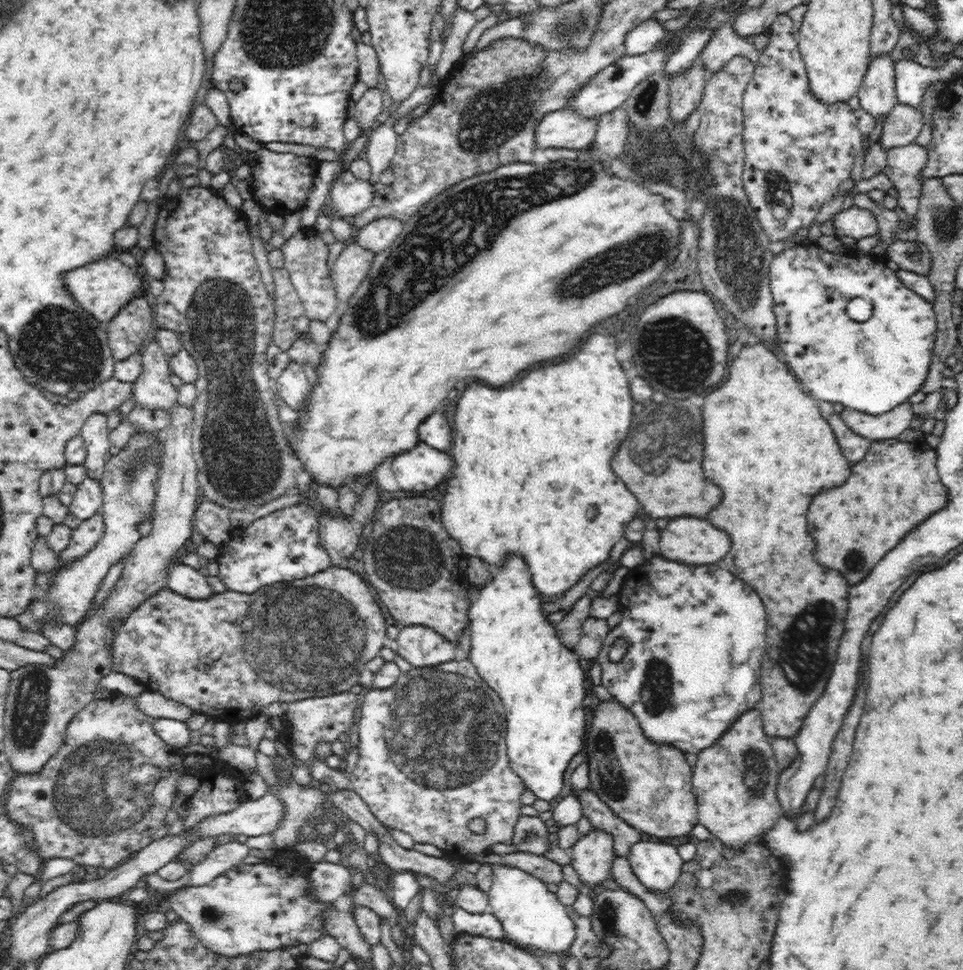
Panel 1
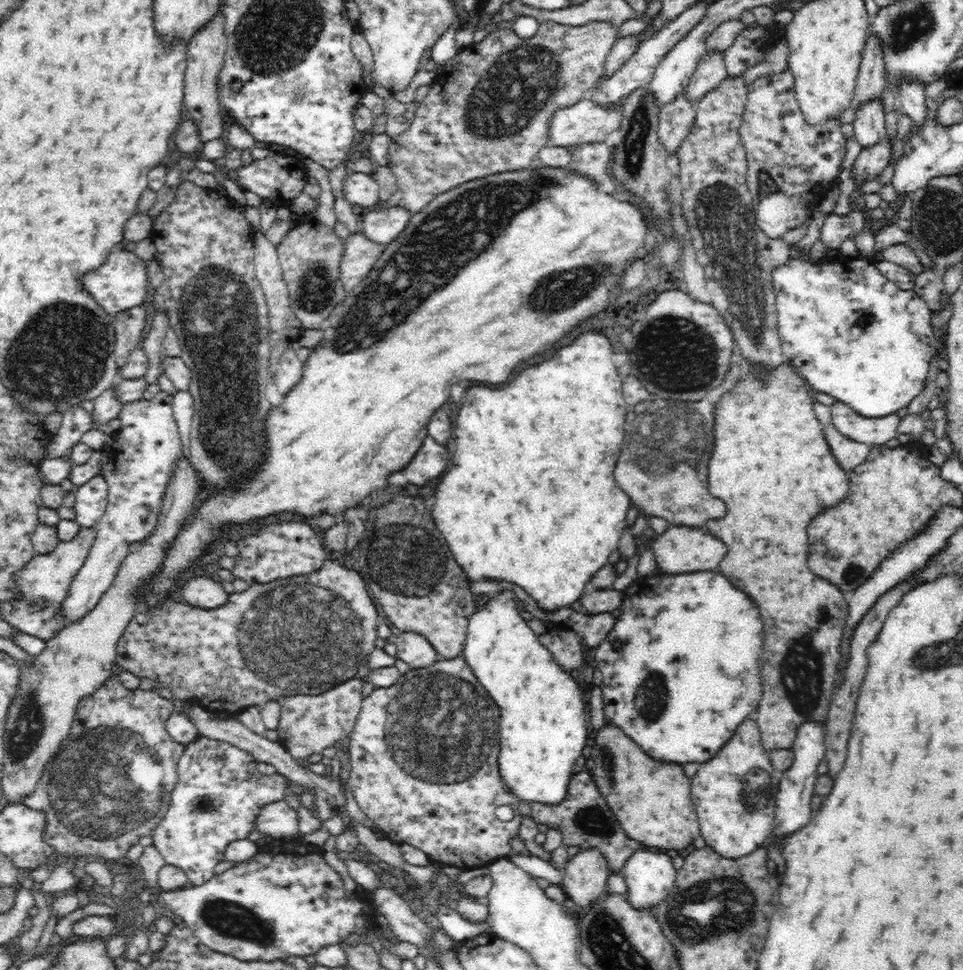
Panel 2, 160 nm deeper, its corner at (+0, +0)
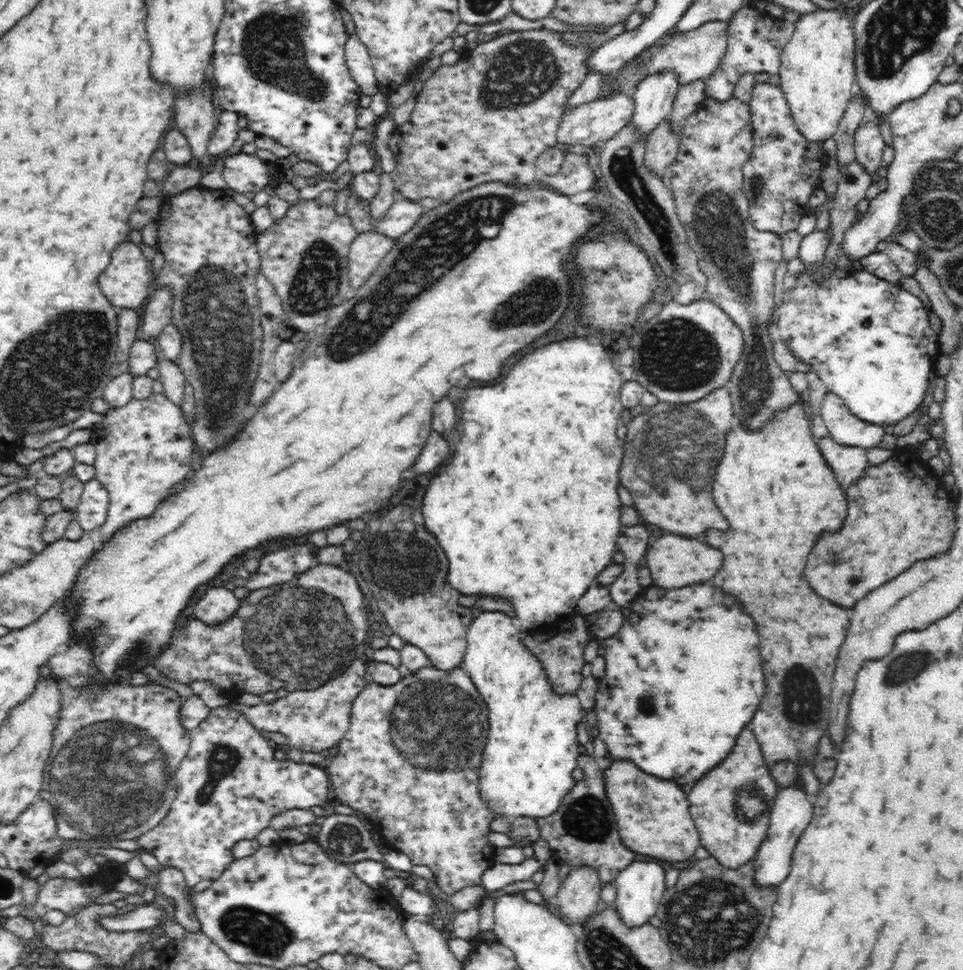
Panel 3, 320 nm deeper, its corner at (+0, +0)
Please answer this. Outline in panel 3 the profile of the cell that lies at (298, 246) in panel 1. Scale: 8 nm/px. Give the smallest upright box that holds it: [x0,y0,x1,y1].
[257,199,358,334]

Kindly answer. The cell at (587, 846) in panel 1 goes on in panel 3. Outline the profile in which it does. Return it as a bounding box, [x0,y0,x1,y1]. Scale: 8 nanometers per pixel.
[555,866,602,929]

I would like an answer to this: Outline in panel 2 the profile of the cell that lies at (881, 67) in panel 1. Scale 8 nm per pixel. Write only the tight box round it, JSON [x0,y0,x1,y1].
[853,99,886,149]

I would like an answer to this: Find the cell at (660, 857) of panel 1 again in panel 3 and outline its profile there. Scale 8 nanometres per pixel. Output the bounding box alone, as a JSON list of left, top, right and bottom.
[611,858,667,928]

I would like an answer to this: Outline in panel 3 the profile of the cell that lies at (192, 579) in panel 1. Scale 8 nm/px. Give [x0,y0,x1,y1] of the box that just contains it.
[193,588,240,626]

